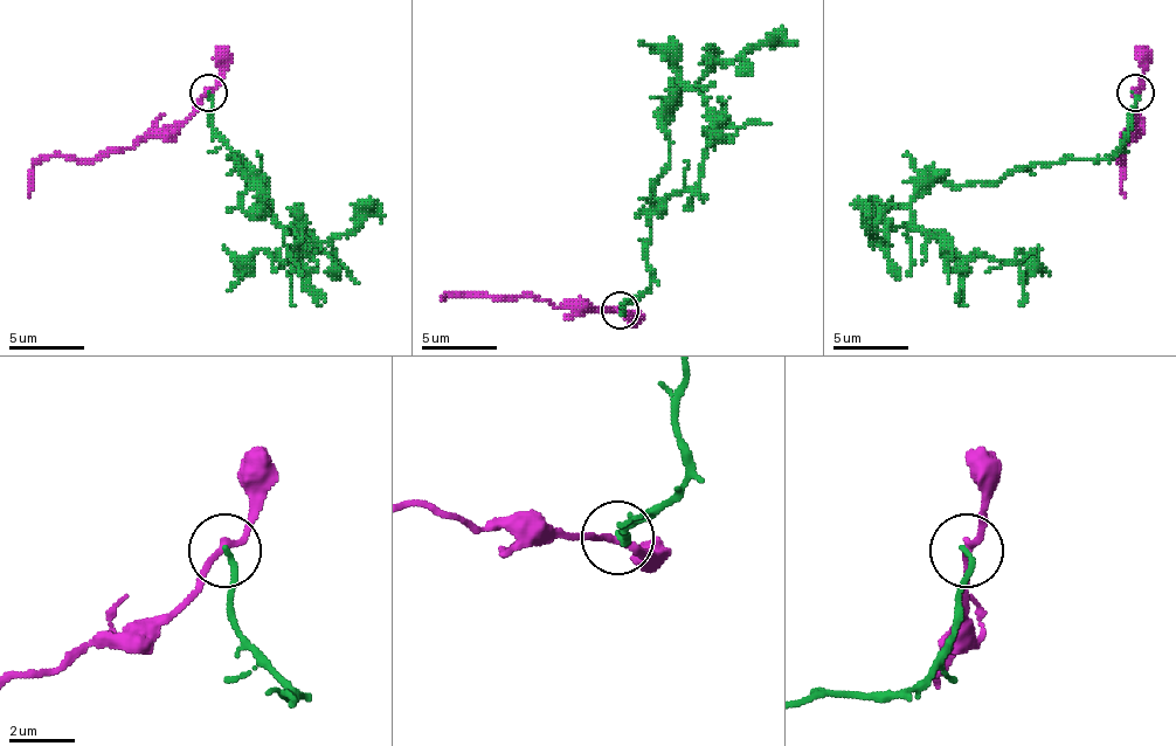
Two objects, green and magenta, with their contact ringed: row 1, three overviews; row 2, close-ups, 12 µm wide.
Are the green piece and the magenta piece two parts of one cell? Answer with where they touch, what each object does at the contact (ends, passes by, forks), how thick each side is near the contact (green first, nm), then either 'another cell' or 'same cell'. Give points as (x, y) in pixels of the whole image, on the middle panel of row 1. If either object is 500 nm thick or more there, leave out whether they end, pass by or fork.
at (620, 310); green ends there; magenta passes by; 180 nm thick on the green side, 200 nm on the other; another cell

